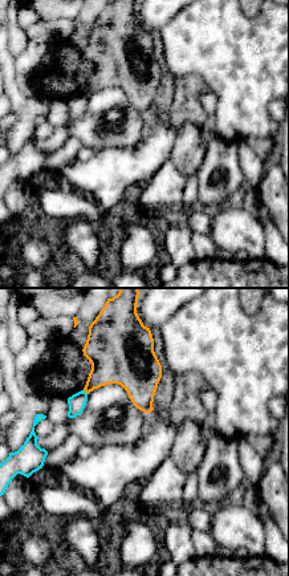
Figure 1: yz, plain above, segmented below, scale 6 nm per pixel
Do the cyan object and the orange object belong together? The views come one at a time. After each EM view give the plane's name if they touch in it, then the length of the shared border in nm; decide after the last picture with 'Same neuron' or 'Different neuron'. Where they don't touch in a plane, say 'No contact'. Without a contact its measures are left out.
Touches cyan in yz. Shared border 40 nm

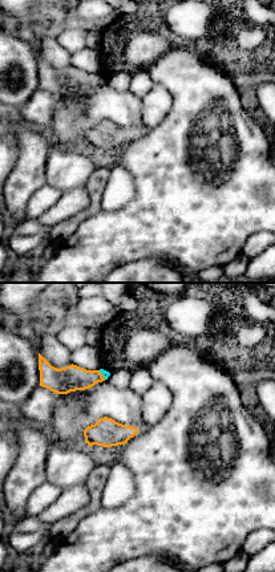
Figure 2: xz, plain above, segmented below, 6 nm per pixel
Touches cyan in xz. Shared border 70 nm

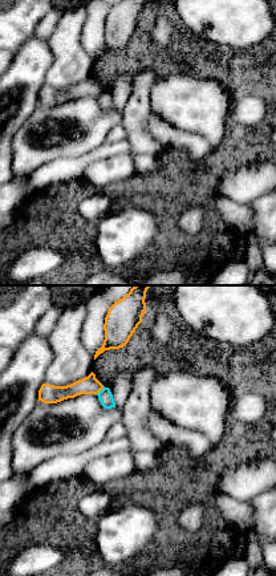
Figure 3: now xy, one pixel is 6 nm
Touches cyan in xy. Shared border 70 nm

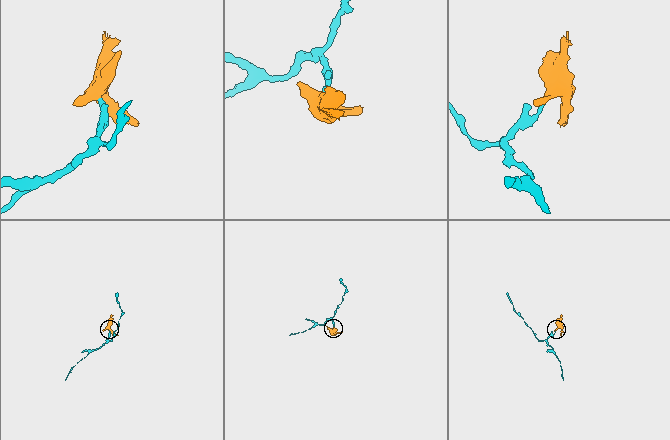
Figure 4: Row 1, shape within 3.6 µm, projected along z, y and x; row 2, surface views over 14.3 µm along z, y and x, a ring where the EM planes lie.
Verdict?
Different neuron

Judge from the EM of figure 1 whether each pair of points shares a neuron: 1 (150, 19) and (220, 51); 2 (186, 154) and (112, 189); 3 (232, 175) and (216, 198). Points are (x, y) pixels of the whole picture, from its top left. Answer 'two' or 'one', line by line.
1: two
2: two
3: one

